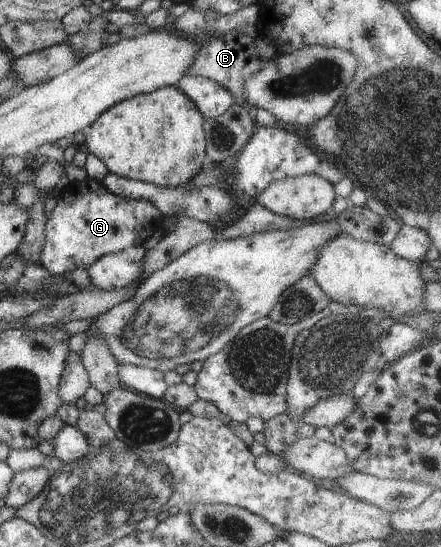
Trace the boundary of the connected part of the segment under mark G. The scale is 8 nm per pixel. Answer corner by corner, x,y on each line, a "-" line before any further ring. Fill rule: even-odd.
83,177
81,182
65,186
56,198
56,204
49,216
44,222
45,238
41,254
39,254
39,263
45,267
47,272
56,275
62,275
64,272
71,272
75,268
87,270
97,258
105,256
112,252
121,252
121,250
143,244
147,236
151,236
157,228
162,227
164,216
157,208
145,199
121,198
109,192
101,182
91,181

